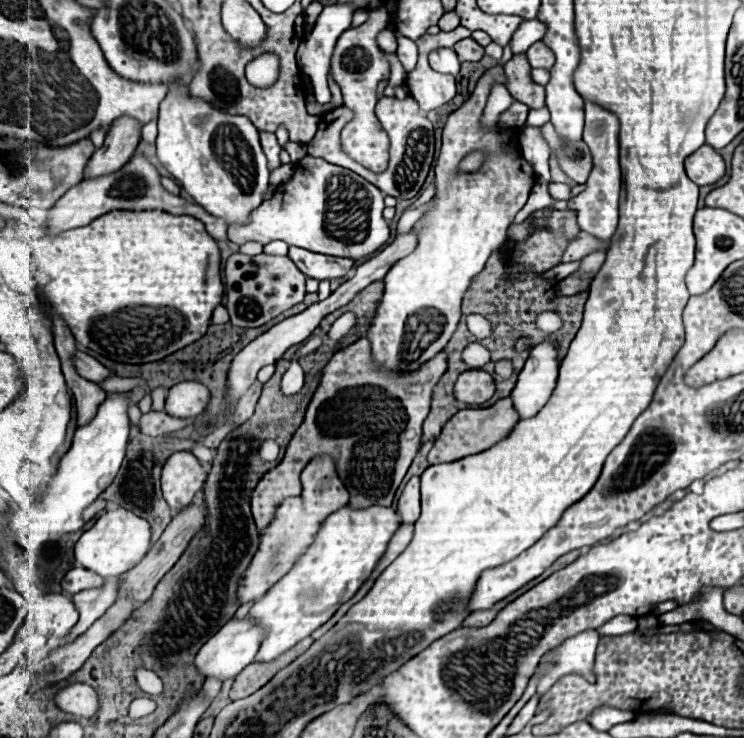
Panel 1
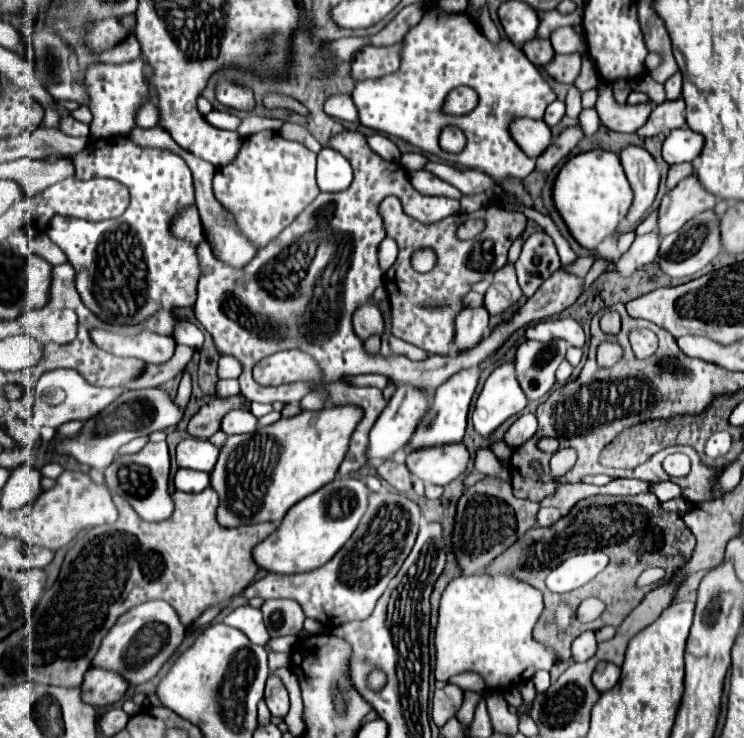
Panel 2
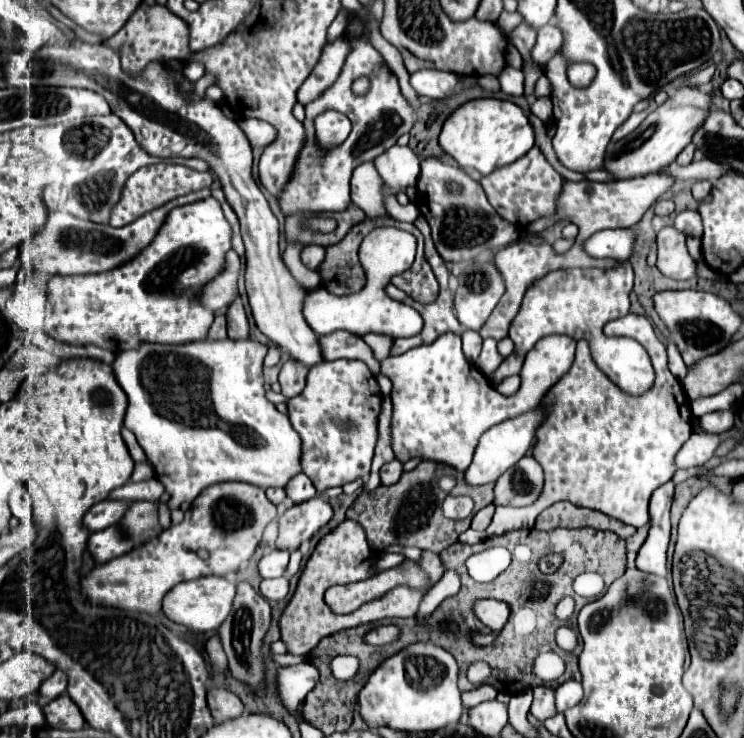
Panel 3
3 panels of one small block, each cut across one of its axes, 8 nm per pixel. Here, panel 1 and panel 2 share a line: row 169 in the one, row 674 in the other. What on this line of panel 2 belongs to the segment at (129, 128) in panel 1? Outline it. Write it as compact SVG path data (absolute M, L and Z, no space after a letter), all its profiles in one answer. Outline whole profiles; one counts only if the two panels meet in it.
M90 668L86 672L86 680L82 684L82 700L94 704L96 708L104 708L106 704L118 702L128 688L128 682L114 670Z

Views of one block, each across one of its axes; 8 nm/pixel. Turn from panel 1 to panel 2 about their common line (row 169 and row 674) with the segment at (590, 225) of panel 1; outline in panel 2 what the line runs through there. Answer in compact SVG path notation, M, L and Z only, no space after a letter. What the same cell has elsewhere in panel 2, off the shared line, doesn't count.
M600 662L592 674L592 682L598 688L598 692L614 688L618 680L620 680L620 668L614 666L612 662Z

